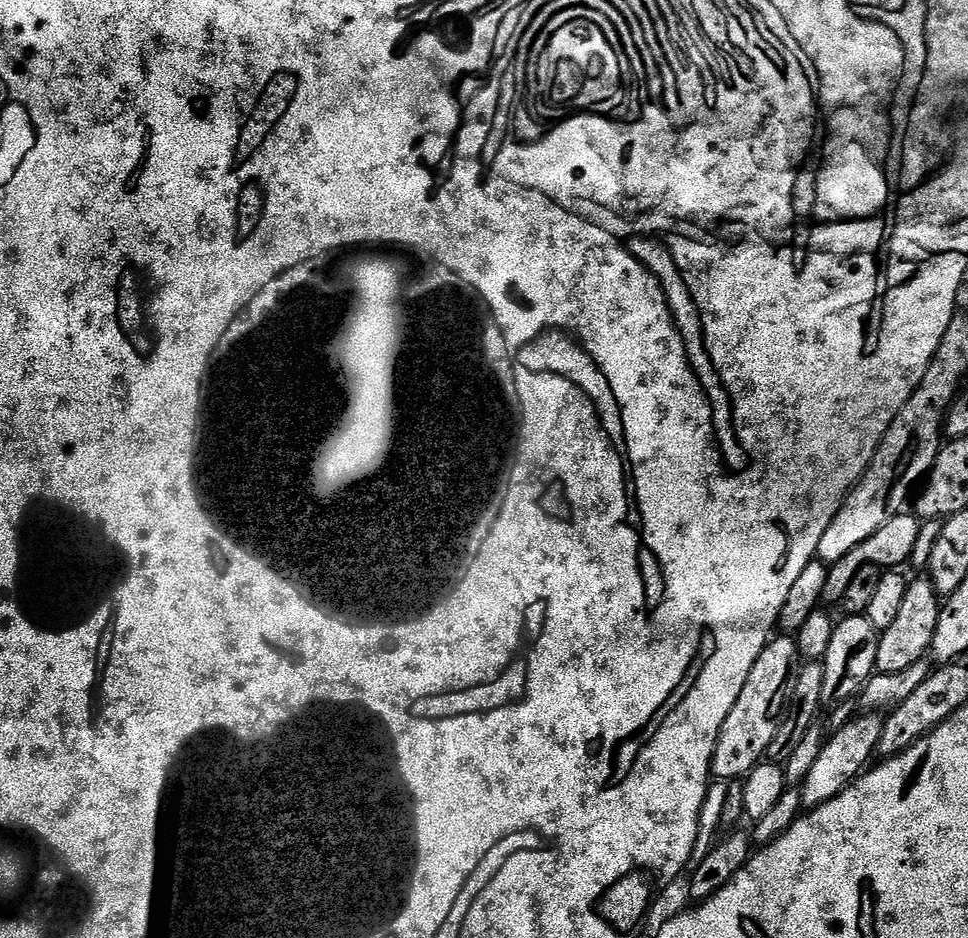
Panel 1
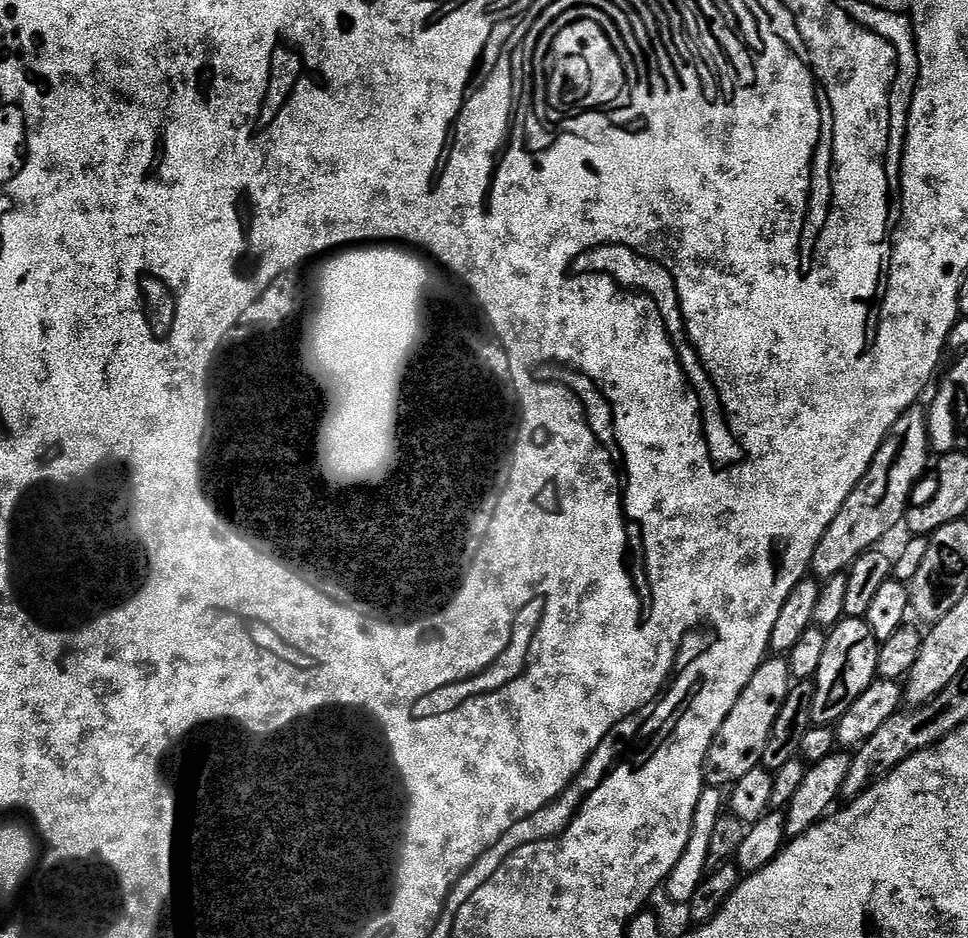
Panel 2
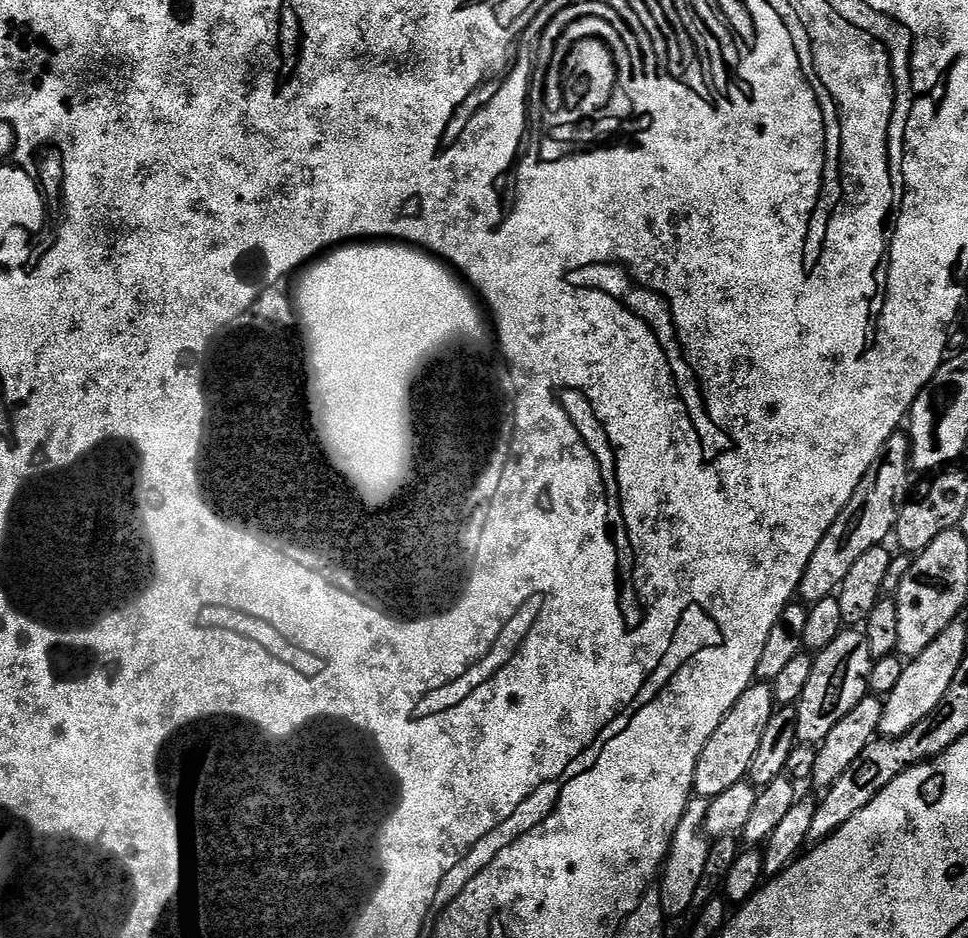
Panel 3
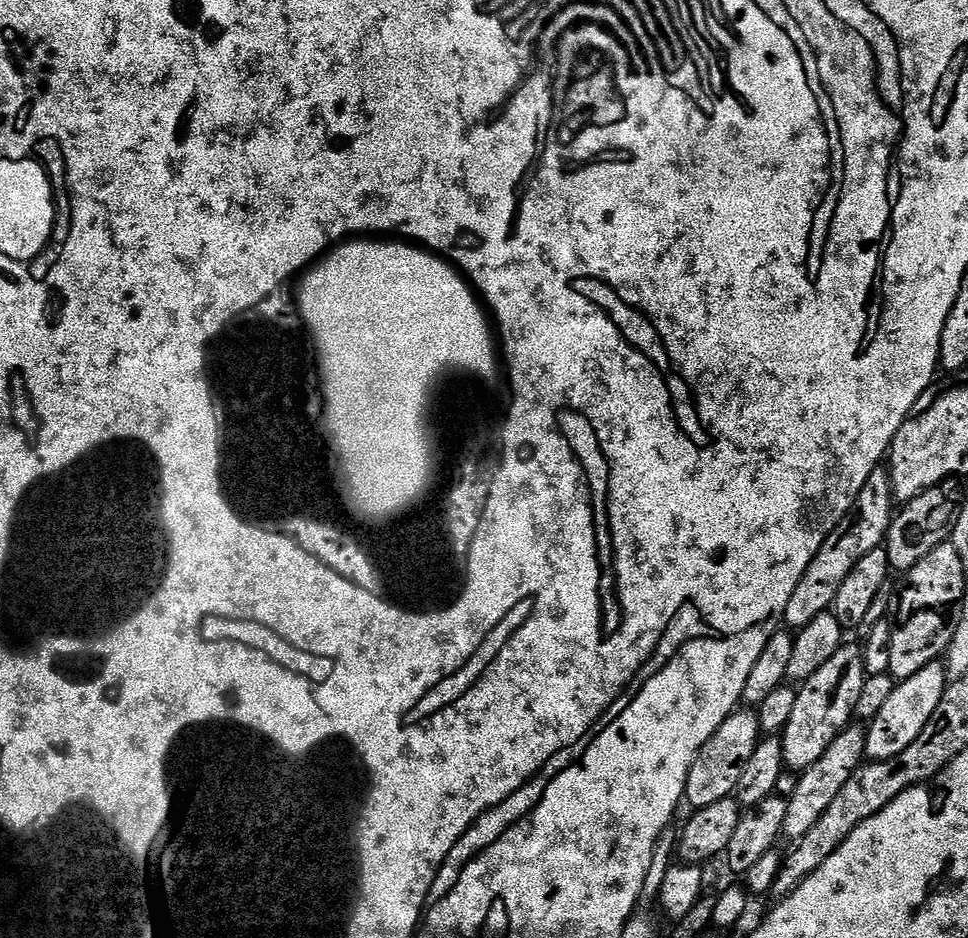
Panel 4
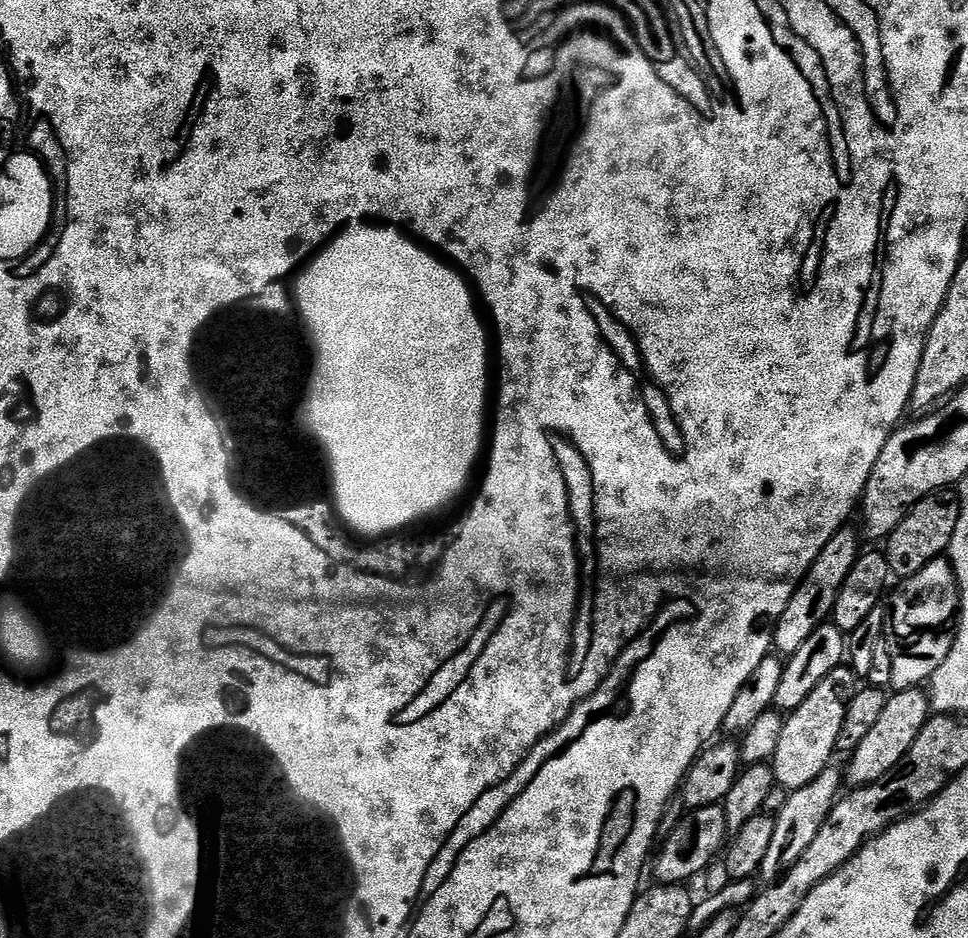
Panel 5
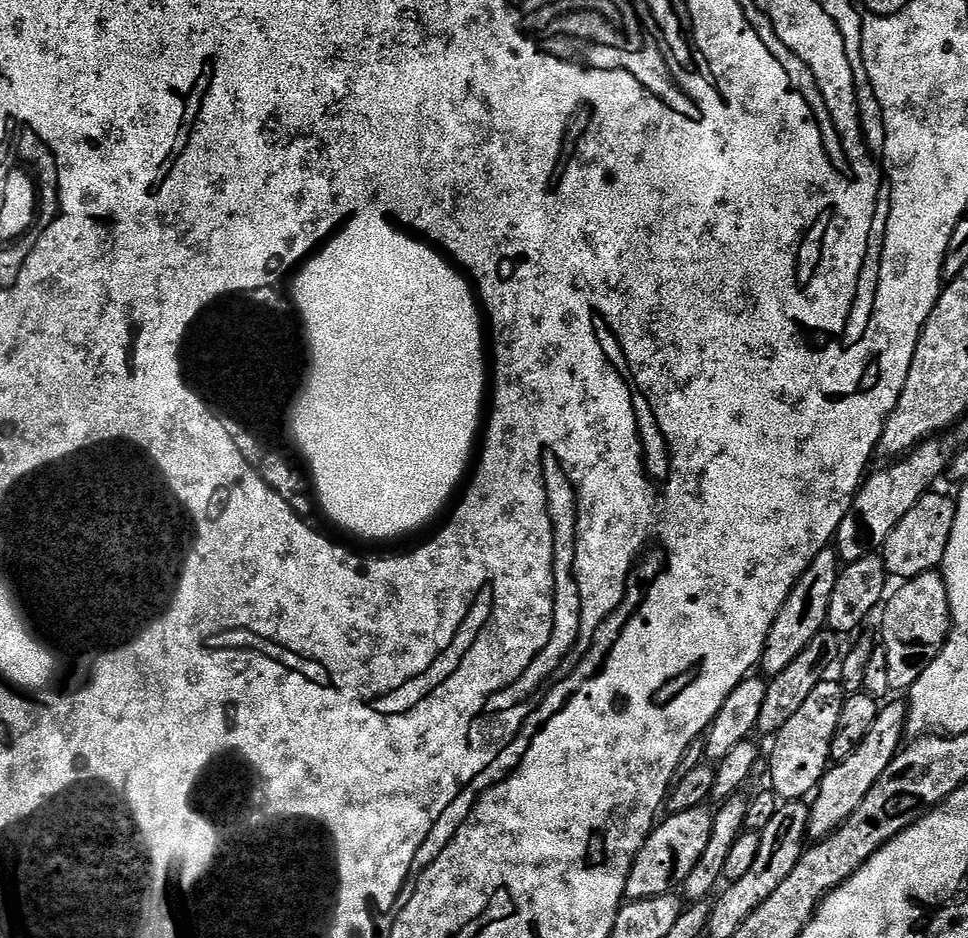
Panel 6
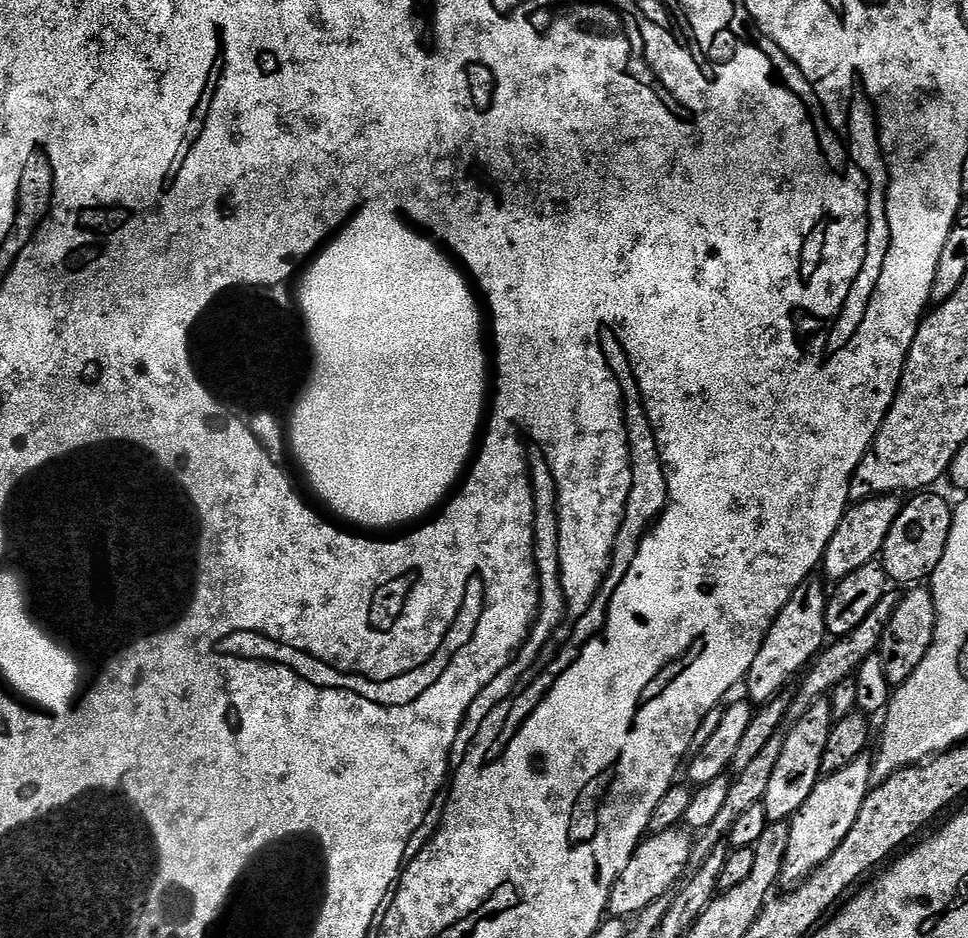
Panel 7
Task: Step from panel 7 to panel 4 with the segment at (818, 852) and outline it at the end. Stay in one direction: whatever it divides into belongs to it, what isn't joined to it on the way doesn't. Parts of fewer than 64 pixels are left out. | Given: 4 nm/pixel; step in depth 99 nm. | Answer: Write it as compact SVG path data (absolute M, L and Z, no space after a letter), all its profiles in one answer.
M940 662L922 666L918 674L899 681L890 694L890 699L867 725L865 757L869 761L892 760L898 754L902 754L902 750L906 750L906 746L910 746L910 742L914 742L914 738L922 734L922 726L930 722L934 710L938 710L938 702L942 702L942 694L948 689L949 683L948 669Z

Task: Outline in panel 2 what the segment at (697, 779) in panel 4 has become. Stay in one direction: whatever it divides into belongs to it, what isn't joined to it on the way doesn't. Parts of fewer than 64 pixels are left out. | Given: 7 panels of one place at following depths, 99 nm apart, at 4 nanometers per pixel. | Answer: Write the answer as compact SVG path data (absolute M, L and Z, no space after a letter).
M768 658L758 666L758 670L754 670L754 678L750 678L738 702L734 702L734 710L726 714L726 722L722 722L722 726L718 726L718 734L714 734L714 742L704 763L704 782L707 787L727 789L744 775L750 774L750 770L761 767L760 759L762 750L766 750L766 738L770 738L770 730L774 730L778 710L782 710L782 702L786 702L793 683L787 659Z

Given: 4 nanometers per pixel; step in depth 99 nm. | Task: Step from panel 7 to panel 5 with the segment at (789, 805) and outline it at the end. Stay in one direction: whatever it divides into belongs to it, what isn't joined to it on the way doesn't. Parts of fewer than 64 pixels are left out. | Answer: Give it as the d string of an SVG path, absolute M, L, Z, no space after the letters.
M841 666L830 670L830 674L826 674L818 686L814 686L802 706L787 713L782 738L778 738L778 750L774 750L770 761L777 785L787 790L801 788L833 763L838 734L844 730L847 703L857 690L858 677L851 667Z

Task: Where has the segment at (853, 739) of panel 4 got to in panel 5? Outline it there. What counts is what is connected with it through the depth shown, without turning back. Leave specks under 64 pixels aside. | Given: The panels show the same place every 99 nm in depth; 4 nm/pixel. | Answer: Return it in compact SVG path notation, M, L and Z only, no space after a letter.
M829 766L806 786L789 791L785 805L775 813L774 838L770 841L770 847L766 849L766 858L762 858L759 879L764 879L764 882L779 880L789 866L802 856L806 846L810 846L814 834L818 834L822 822L828 817L828 811L836 804L842 792L840 783L843 785L845 780L845 773L841 769L839 772L836 766Z

